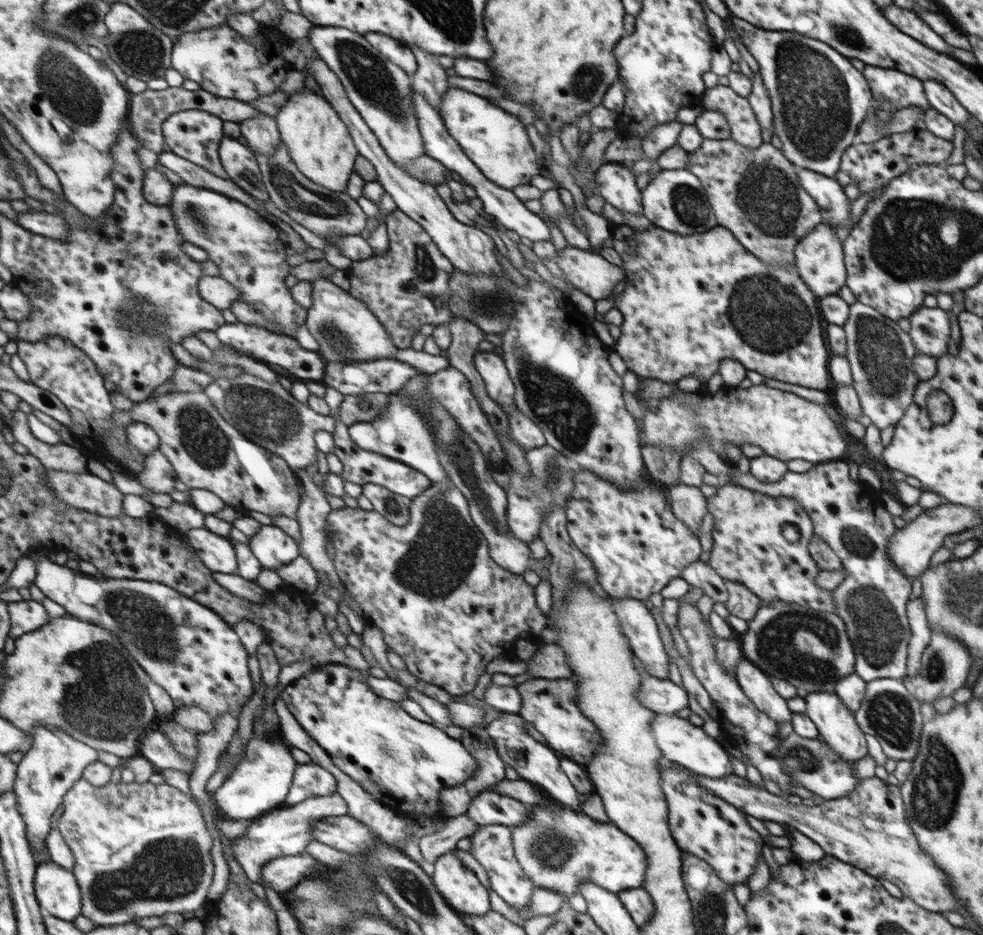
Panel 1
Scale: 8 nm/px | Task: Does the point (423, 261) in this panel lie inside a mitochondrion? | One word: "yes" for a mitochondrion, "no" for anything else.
yes

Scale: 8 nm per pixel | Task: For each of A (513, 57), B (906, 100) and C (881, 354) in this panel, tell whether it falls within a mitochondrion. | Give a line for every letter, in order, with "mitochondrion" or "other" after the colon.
A: other
B: other
C: mitochondrion

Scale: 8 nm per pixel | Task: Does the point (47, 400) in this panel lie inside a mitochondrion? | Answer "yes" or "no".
no

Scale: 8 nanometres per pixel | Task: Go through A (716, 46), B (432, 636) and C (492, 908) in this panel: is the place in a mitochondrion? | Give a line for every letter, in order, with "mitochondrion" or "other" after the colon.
A: other
B: other
C: other

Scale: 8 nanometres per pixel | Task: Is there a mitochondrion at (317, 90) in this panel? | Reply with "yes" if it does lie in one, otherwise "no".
no

